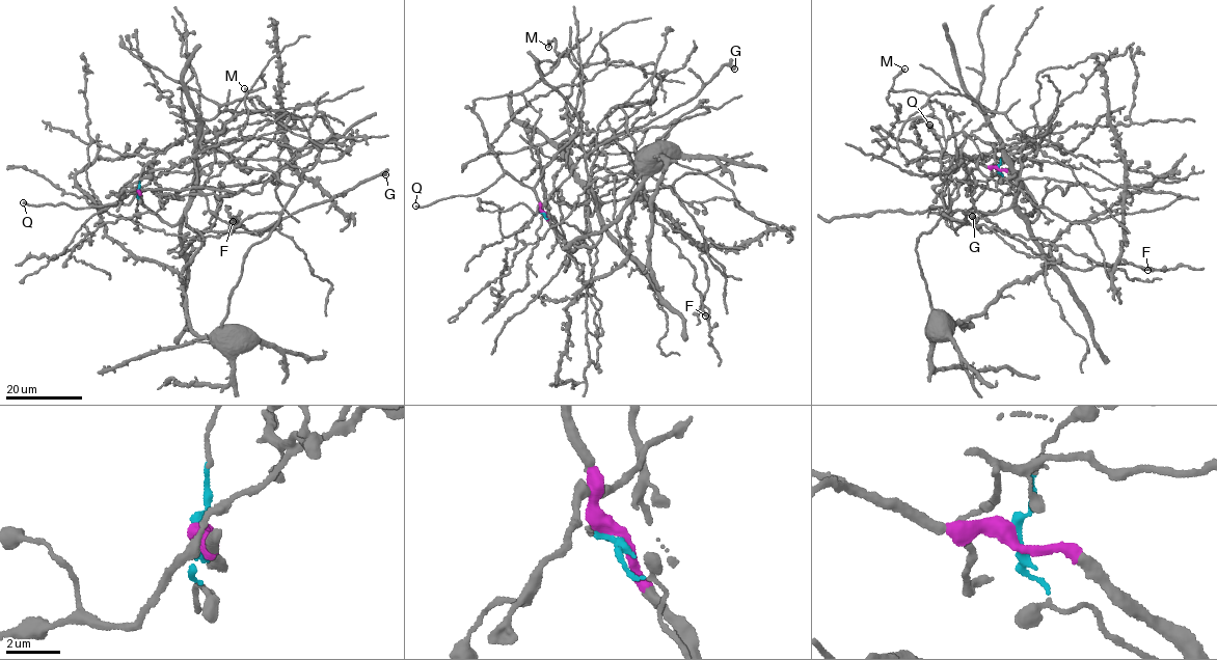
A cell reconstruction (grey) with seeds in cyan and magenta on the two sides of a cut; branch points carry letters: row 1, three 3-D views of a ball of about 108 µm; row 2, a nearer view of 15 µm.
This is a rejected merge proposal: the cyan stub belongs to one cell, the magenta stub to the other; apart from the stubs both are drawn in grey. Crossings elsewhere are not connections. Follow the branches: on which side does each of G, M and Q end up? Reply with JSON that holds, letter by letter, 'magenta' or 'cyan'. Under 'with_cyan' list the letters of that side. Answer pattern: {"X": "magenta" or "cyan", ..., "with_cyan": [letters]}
{"G": "magenta", "M": "magenta", "Q": "magenta", "with_cyan": []}

